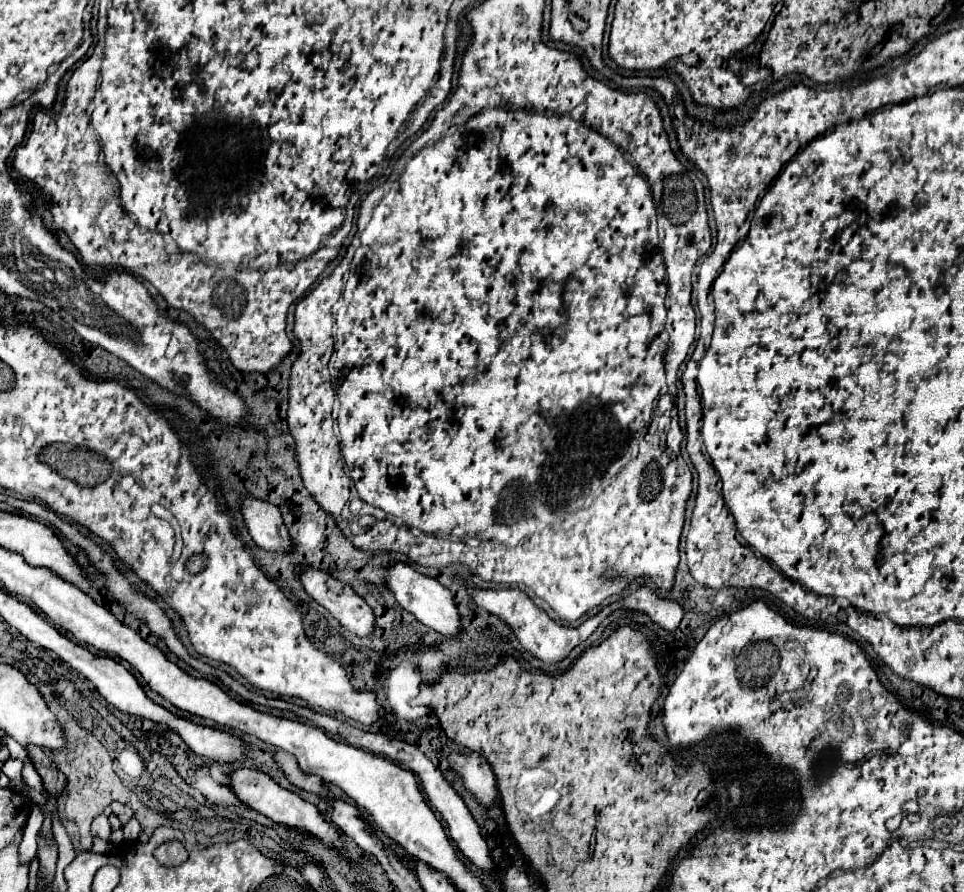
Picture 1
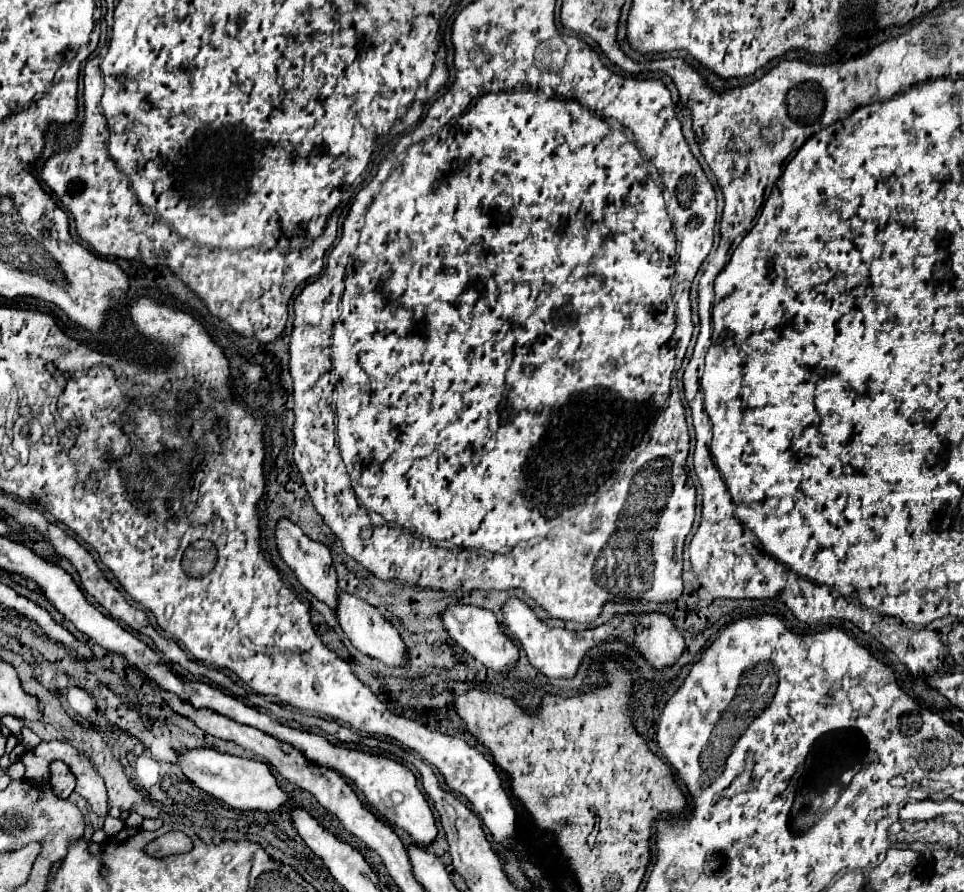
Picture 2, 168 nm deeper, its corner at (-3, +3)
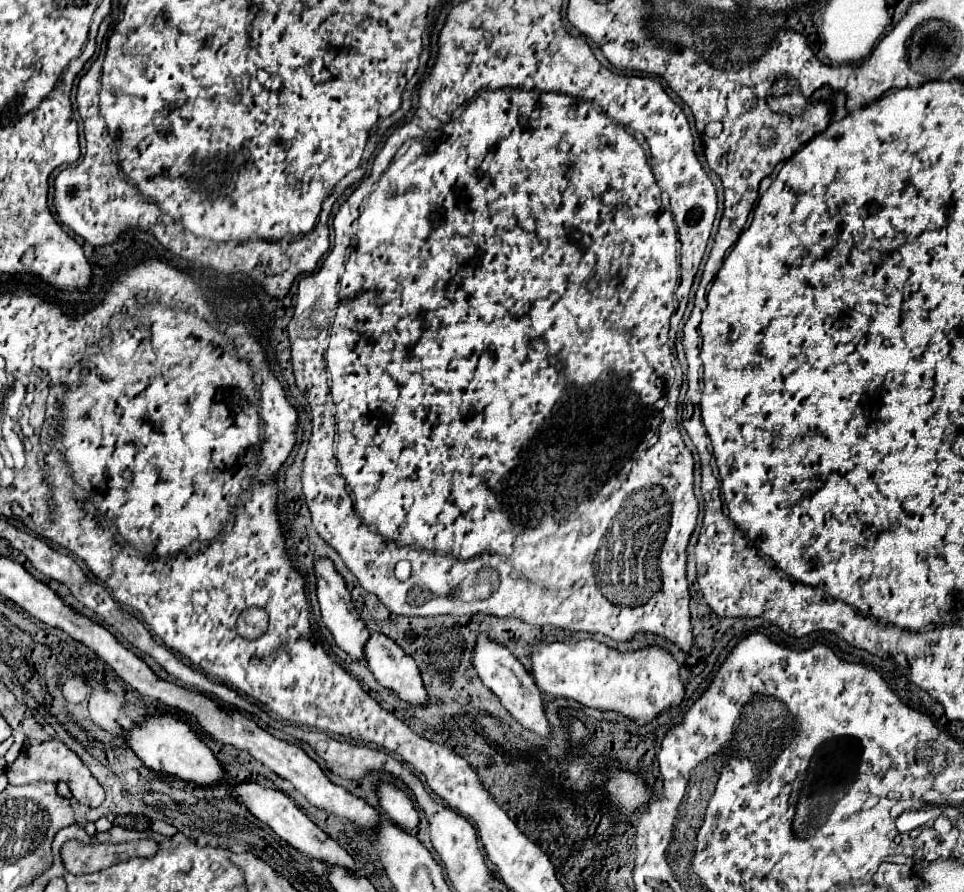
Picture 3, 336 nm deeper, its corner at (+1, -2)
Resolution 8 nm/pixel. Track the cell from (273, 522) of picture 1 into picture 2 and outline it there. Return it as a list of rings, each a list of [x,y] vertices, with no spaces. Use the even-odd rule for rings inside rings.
[[[282,518],[278,522],[278,526],[276,526],[276,542],[278,542],[278,548],[280,548],[280,556],[294,570],[296,578],[300,580],[300,584],[310,594],[314,594],[320,602],[324,602],[330,610],[336,610],[338,608],[338,594],[340,594],[340,590],[338,590],[338,576],[336,576],[336,570],[334,570],[328,546],[320,544],[316,540],[310,540],[296,524],[292,524],[286,518]]]

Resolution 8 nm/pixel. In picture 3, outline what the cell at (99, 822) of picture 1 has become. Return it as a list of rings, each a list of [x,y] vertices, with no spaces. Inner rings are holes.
[[[46,741],[40,745],[32,745],[28,749],[22,749],[16,761],[12,765],[6,765],[6,775],[12,785],[30,785],[30,783],[48,783],[48,781],[56,783],[62,779],[68,783],[78,803],[88,807],[98,807],[102,803],[102,785],[92,777],[90,769],[82,763],[82,759],[60,741]]]

